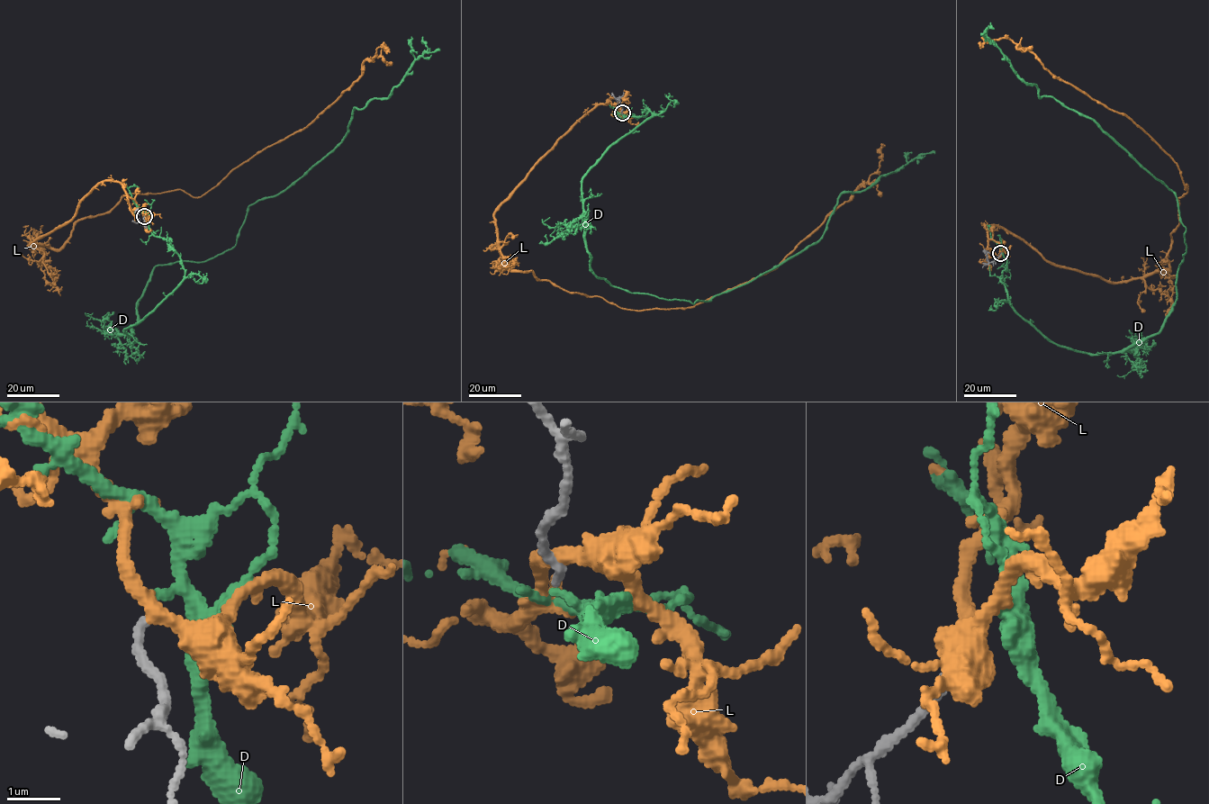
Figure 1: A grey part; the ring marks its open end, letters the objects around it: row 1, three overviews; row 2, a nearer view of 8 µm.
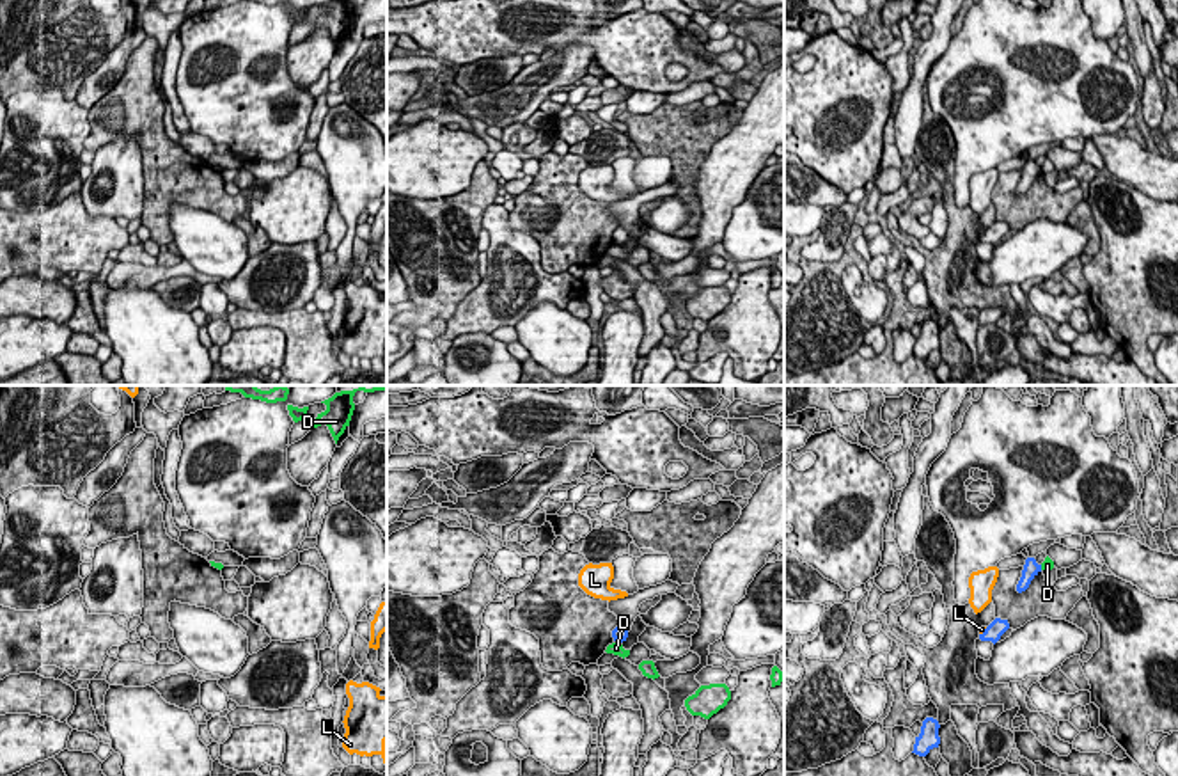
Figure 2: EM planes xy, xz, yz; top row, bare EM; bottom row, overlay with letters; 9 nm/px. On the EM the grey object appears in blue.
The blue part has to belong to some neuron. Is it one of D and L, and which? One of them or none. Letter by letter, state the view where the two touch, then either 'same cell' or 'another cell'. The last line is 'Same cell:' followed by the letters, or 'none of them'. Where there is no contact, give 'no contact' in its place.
D: xz | another cell
L: yz | another cell
Same cell: none of them

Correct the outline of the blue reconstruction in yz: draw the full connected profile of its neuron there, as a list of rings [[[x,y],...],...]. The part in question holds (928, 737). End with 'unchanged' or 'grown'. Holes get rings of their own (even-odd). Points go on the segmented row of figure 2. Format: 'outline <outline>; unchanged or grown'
outline [[[926,717],[921,726],[921,733],[915,737],[914,751],[919,756],[926,756],[933,748],[938,748],[938,721],[933,717]]]; unchanged

